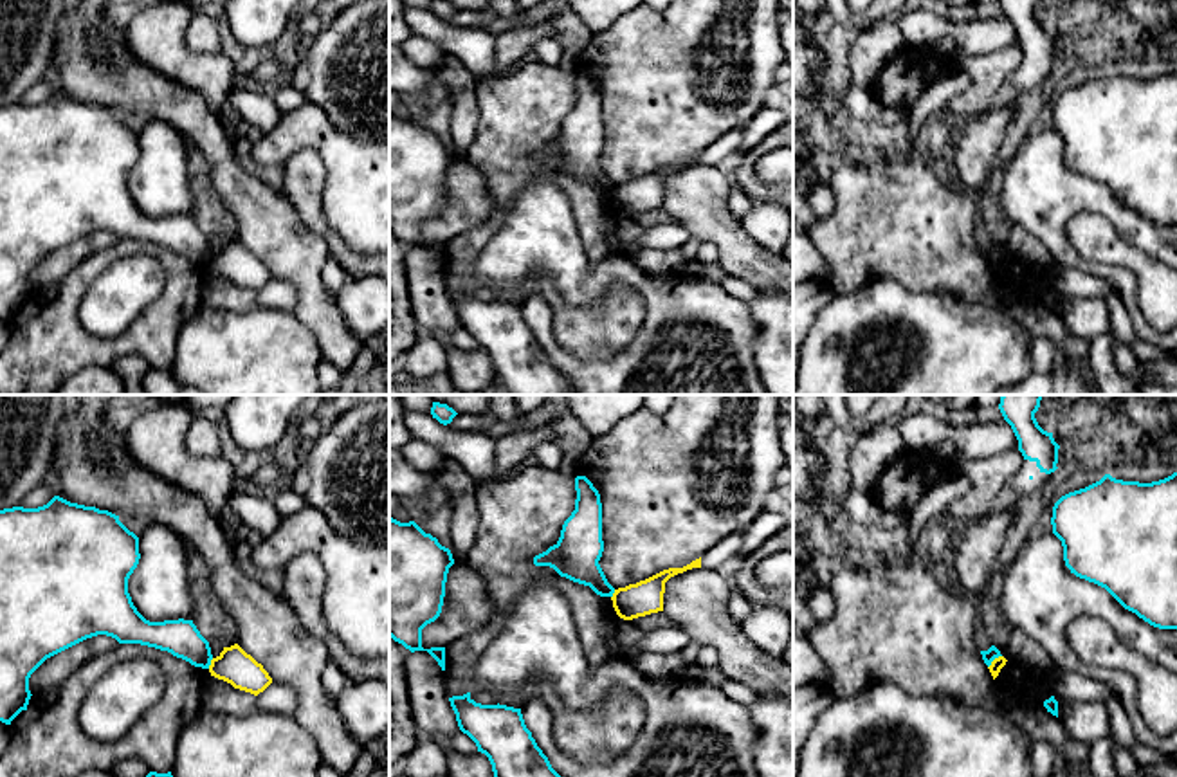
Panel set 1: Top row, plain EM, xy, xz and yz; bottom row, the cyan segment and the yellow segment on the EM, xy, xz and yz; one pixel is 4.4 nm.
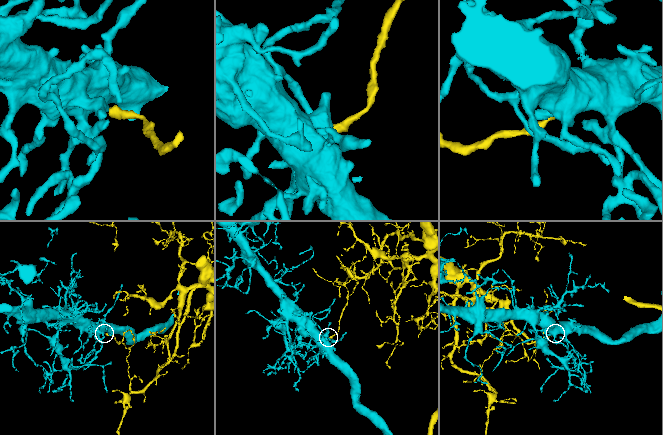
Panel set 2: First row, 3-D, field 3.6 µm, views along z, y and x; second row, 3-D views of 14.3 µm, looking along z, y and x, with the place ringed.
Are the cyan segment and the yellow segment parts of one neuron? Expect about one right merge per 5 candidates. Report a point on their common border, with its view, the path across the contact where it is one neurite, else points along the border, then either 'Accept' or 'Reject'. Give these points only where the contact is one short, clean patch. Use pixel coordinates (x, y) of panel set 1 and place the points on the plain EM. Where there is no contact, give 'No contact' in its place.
Touches cyan at yz (994, 255). Boundary: yz (1001, 251), (988, 264). Reject

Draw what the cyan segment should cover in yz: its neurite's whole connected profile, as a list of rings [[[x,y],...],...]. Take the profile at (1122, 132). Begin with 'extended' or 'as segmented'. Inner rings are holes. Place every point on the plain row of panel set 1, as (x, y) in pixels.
as segmented | [[[1177,69],[1152,79],[1105,70],[1062,92],[1053,103],[1051,121],[1071,169],[1105,184],[1150,222],[1177,225]]]

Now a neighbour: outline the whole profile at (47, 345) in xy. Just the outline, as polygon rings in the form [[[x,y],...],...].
[[[119,240],[115,245],[90,254],[58,283],[32,290],[27,305],[11,317],[11,339],[0,352],[0,395],[54,395],[65,379],[85,366],[108,366],[132,353],[144,357],[150,368],[171,368],[182,325],[204,305],[202,281],[204,274],[198,263],[168,247],[141,240]],[[132,254],[157,258],[164,269],[166,285],[160,296],[123,334],[110,339],[97,337],[87,332],[78,317],[81,297],[110,263]]]

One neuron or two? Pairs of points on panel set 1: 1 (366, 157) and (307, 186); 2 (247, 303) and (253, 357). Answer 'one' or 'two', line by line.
1: two
2: two

